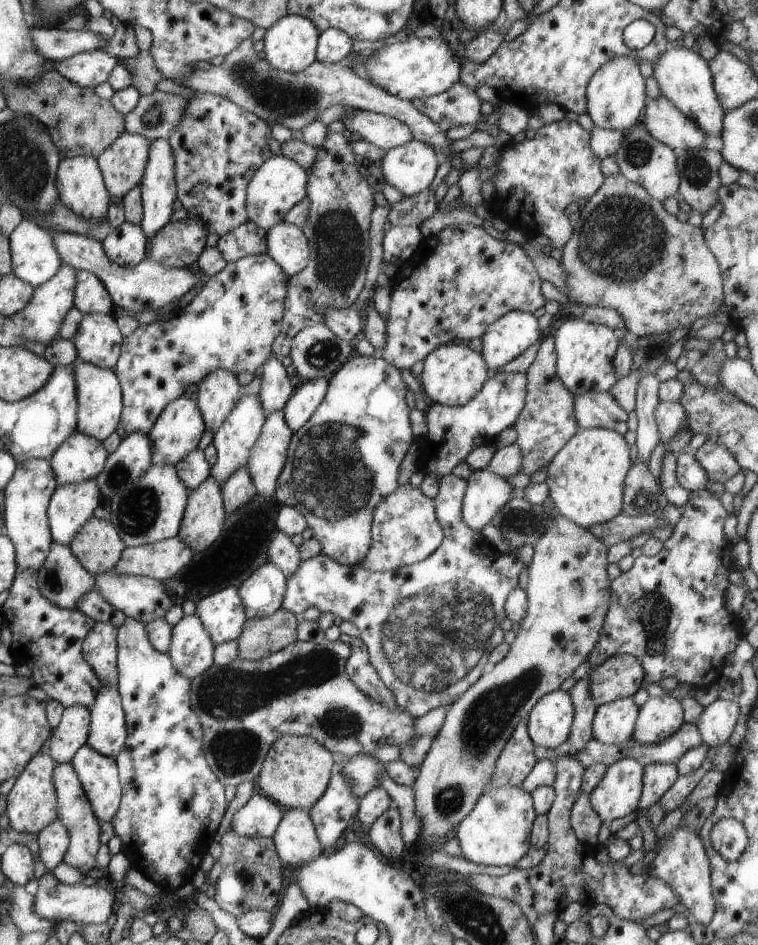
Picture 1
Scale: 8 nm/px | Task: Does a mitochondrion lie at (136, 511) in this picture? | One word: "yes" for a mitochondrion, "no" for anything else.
yes

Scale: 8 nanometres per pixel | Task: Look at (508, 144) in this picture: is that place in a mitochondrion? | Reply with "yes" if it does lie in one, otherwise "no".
no

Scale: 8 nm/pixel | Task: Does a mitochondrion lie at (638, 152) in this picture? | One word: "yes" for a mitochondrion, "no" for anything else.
yes

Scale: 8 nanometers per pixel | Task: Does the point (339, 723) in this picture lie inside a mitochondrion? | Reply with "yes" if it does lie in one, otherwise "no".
yes

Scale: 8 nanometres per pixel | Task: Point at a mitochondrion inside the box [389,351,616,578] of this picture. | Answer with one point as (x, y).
(520, 521)

